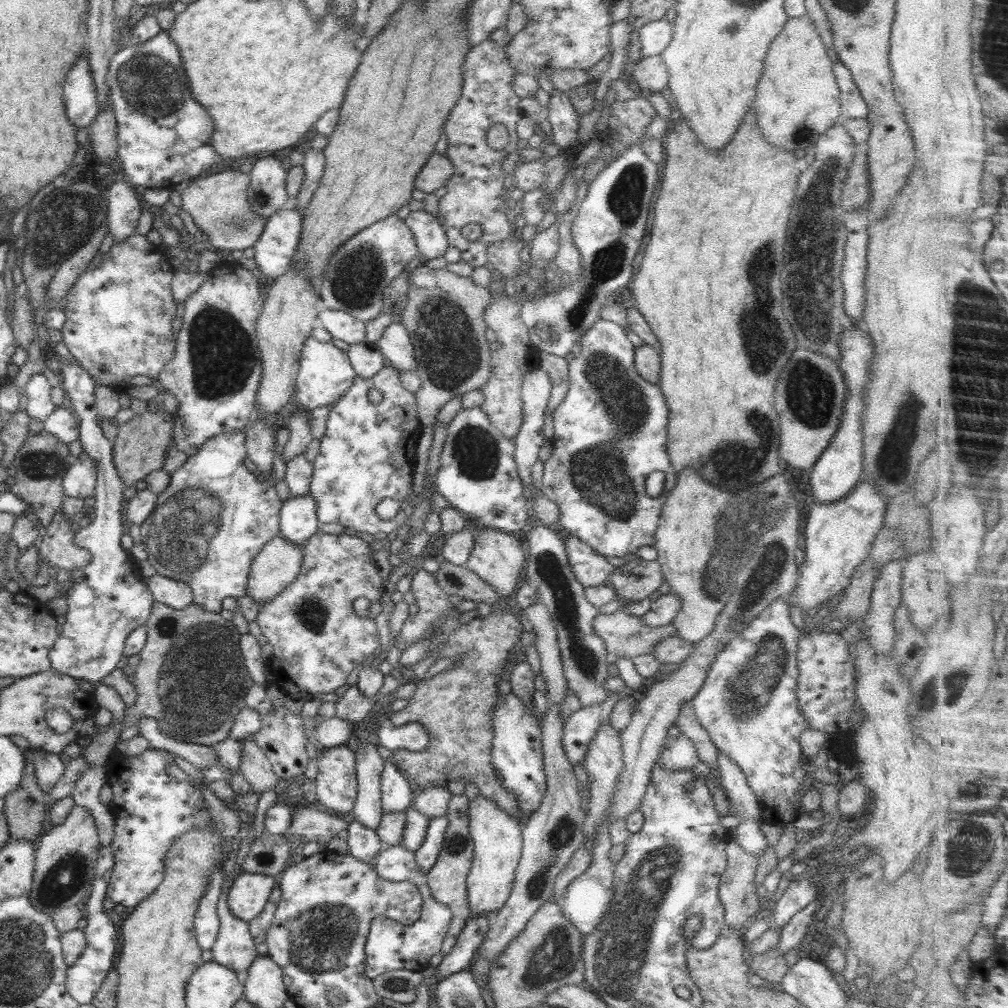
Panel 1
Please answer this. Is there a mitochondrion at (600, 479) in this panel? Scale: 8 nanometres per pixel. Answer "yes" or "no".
yes

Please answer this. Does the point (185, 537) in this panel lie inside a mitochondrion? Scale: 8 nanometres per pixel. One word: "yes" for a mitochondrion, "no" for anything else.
yes

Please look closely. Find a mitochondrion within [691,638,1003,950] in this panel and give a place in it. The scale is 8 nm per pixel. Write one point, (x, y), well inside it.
(975, 845)

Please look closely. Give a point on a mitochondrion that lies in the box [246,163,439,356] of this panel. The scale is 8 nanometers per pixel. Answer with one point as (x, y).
(356, 278)

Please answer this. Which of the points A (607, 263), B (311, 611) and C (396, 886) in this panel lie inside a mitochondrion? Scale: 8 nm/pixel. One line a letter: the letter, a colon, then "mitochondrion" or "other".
A: mitochondrion
B: mitochondrion
C: other

